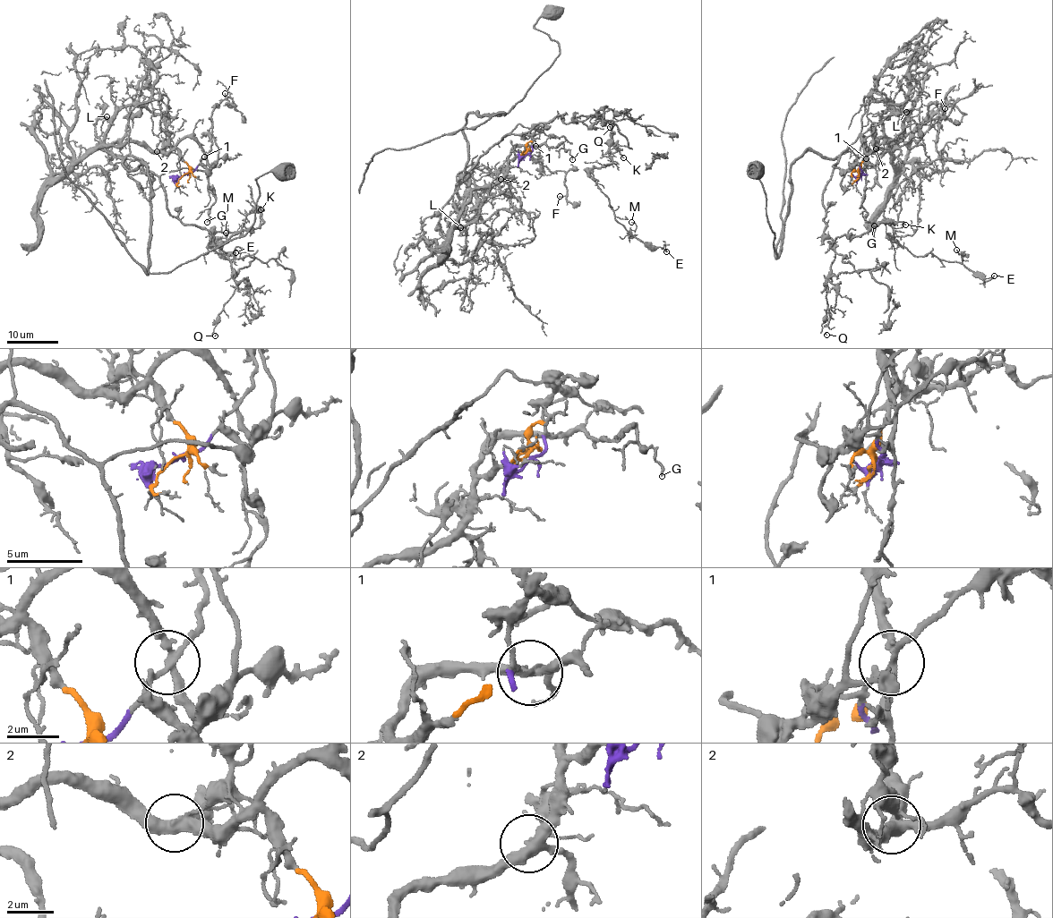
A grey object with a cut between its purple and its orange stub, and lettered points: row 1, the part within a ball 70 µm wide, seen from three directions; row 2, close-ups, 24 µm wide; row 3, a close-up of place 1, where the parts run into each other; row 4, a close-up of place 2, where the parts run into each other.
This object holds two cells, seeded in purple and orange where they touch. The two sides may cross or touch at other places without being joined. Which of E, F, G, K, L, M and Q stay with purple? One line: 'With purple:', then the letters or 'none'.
With purple: E, F, K, M, Q

